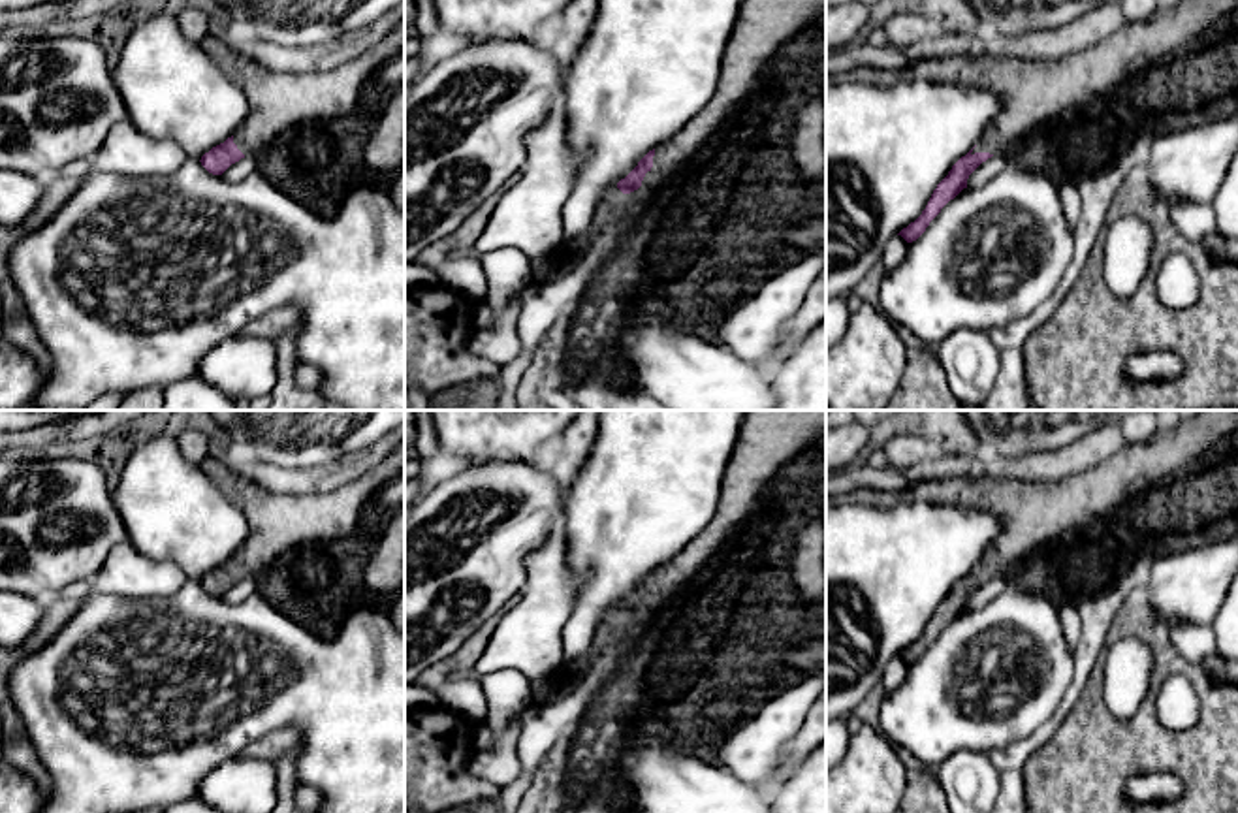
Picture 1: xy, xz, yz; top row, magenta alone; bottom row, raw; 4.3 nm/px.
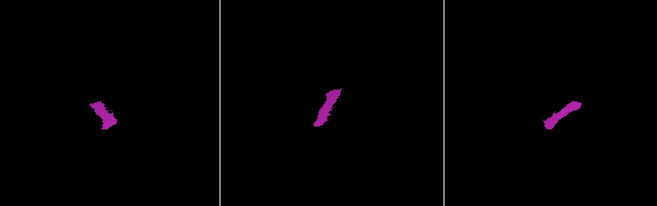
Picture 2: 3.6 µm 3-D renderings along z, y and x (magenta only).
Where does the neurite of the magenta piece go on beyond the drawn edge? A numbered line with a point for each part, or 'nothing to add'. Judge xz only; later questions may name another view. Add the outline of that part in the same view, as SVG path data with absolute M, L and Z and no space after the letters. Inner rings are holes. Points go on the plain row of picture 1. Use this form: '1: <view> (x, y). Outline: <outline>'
1: xz (768, 439). Outline: M745 410L722 472L715 516L677 555L655 570L653 589L627 619L645 629L709 563L728 534L758 512L766 487L800 454L826 455L826 410Z

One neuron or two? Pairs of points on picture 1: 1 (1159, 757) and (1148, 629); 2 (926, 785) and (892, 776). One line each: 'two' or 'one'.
1: one
2: two

